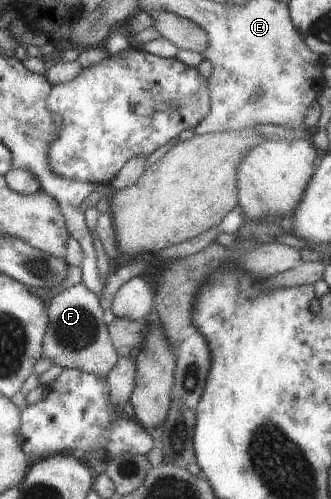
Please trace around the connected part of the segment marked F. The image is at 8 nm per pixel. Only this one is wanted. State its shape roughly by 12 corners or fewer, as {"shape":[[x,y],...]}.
{"shape":[[98,297],[50,299],[41,357],[100,376],[119,358]]}

